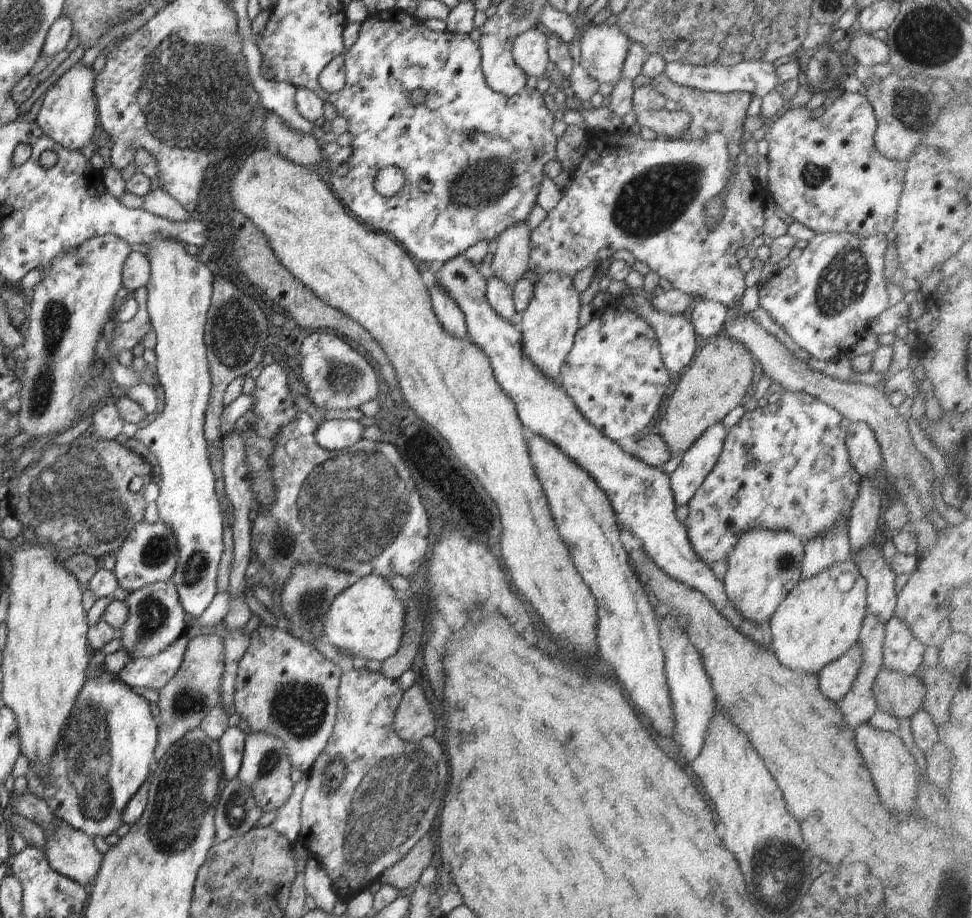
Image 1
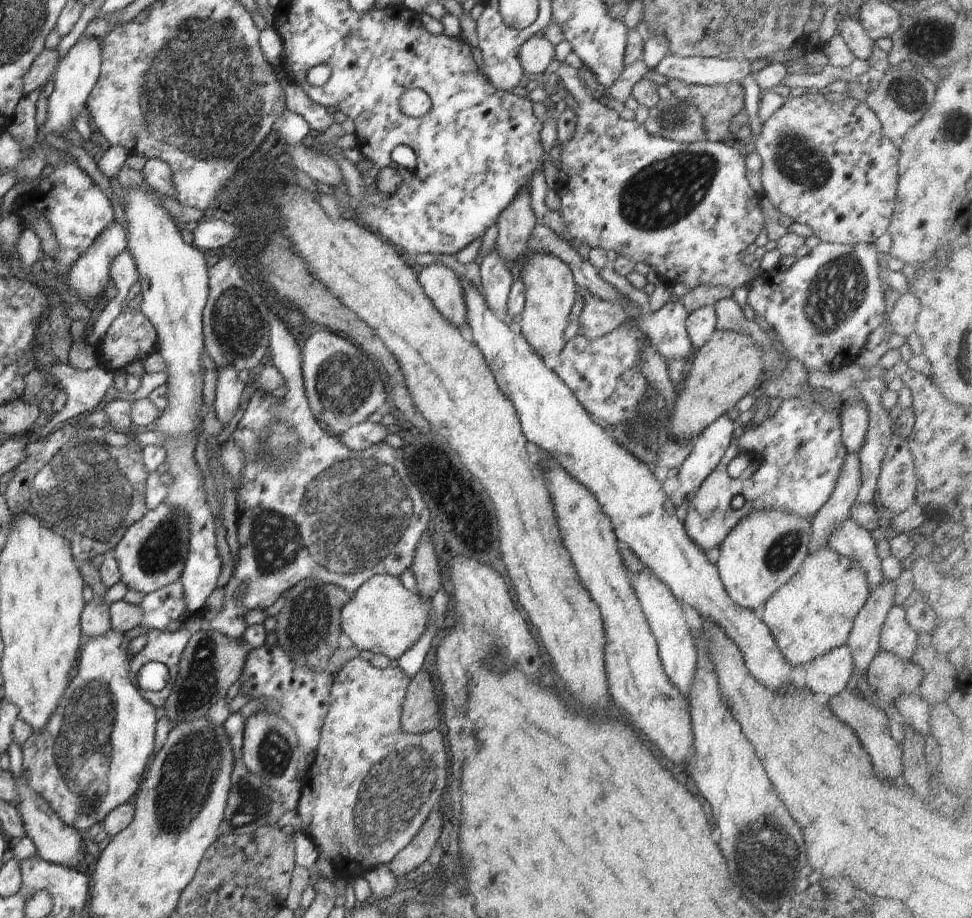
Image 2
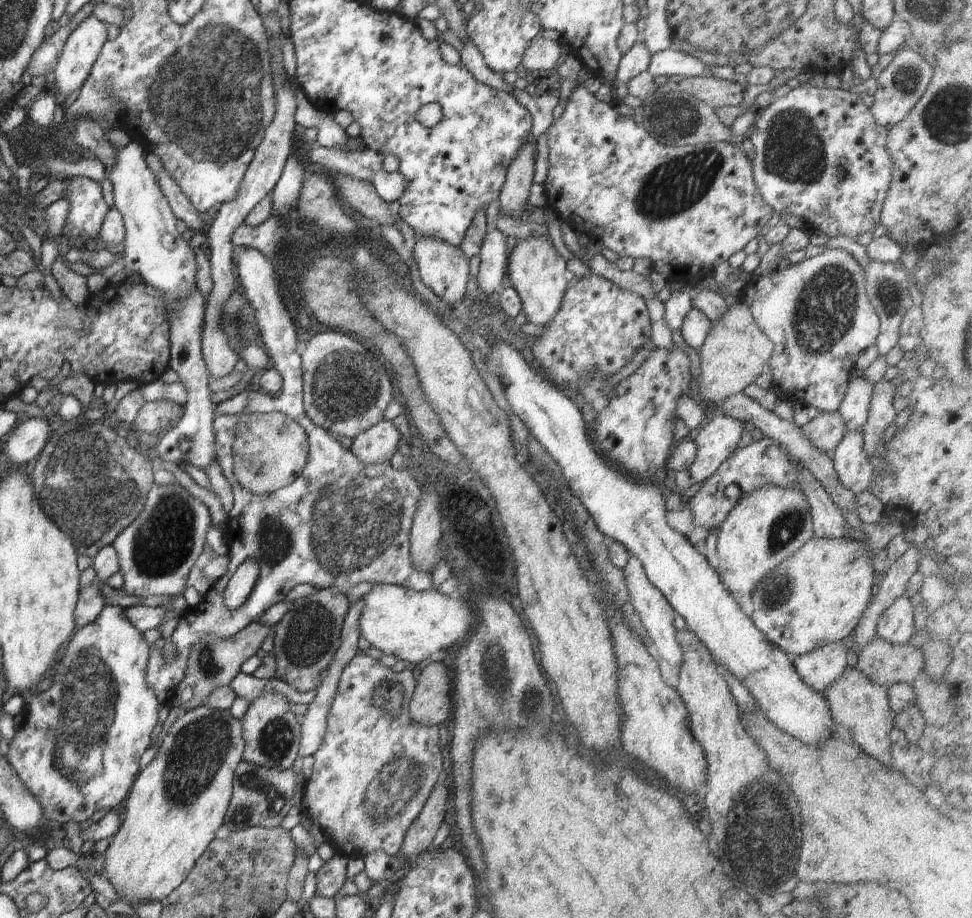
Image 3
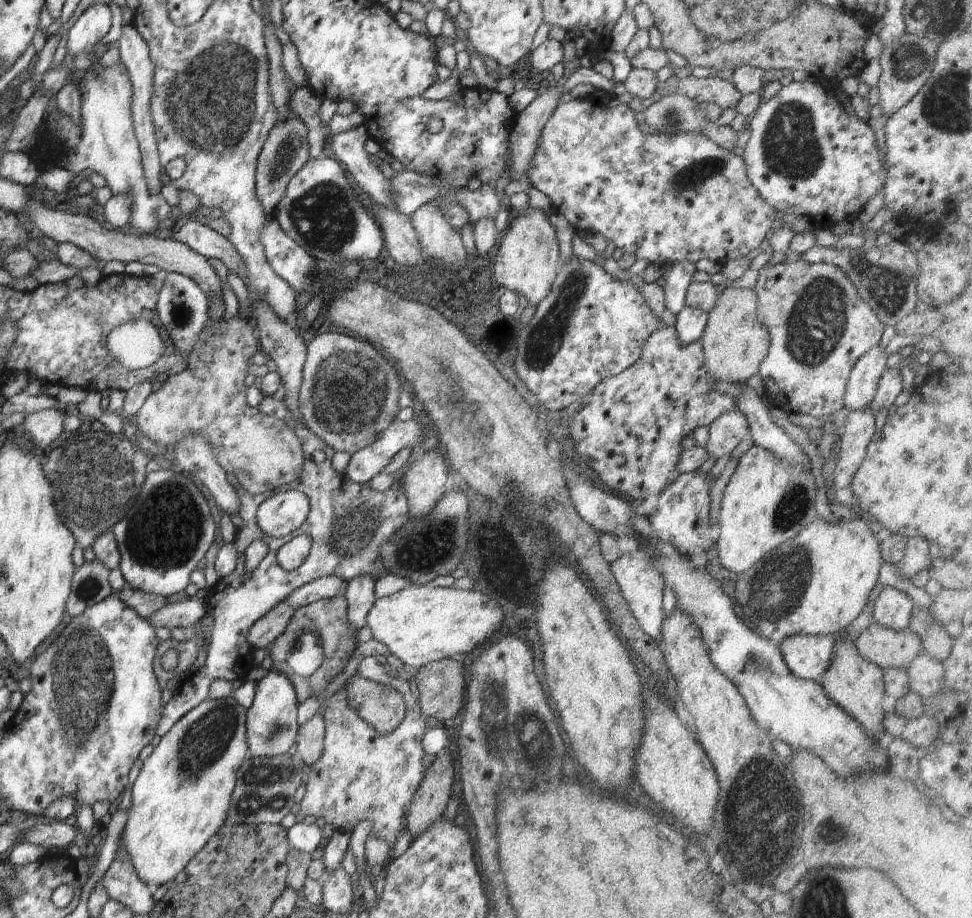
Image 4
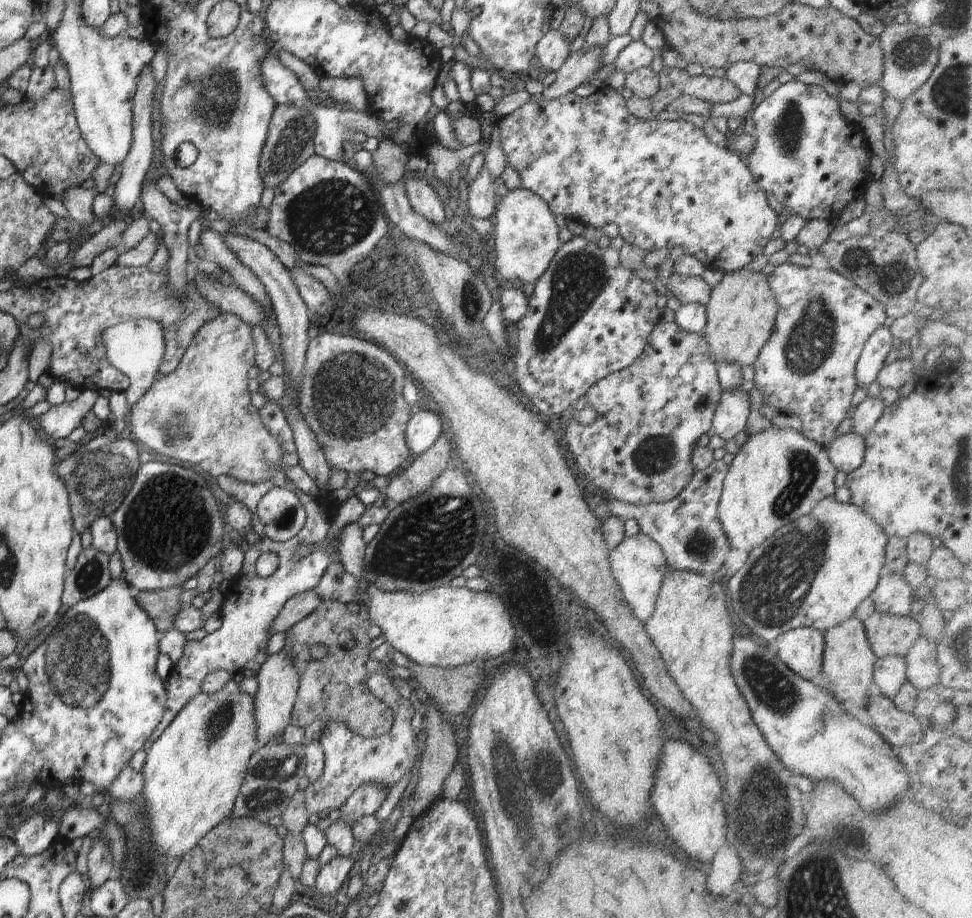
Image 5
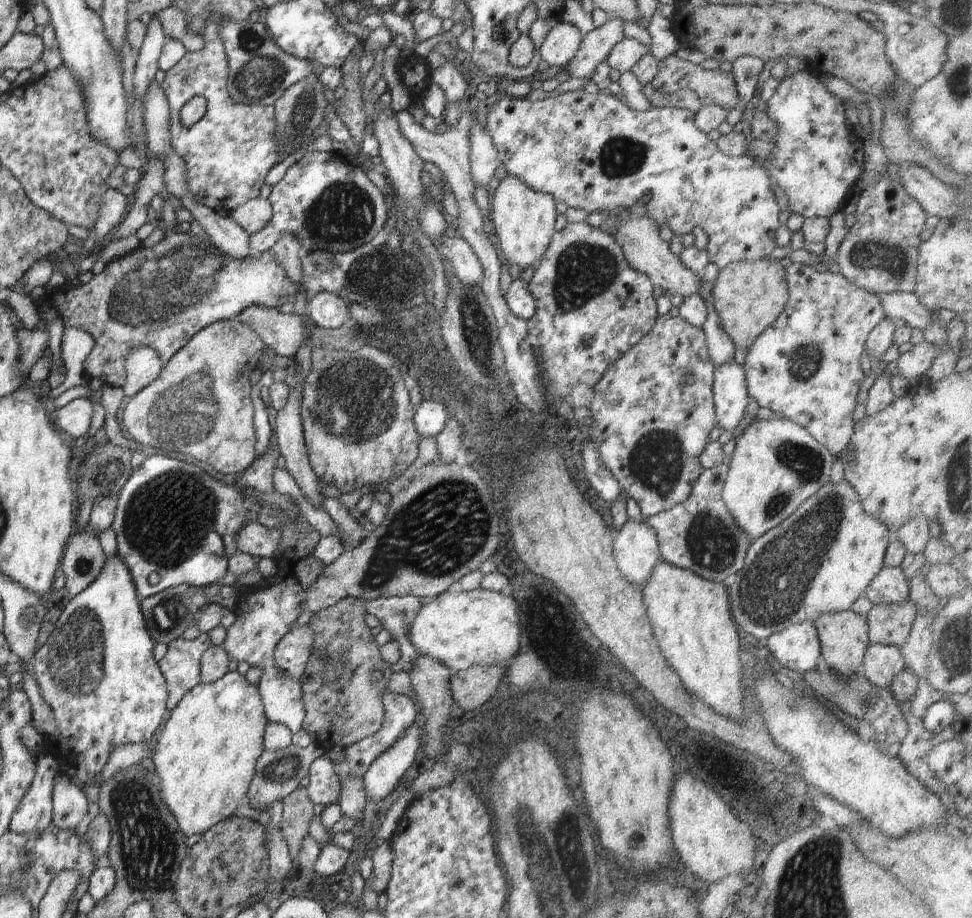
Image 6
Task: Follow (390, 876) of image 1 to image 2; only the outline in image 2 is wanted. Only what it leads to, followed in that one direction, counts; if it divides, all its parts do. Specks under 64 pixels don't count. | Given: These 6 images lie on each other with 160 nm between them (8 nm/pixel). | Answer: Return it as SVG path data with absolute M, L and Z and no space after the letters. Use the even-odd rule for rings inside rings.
M432 810L416 836L387 864L394 876L402 876L414 870L425 860L430 860L431 850L437 845L440 832L440 812Z

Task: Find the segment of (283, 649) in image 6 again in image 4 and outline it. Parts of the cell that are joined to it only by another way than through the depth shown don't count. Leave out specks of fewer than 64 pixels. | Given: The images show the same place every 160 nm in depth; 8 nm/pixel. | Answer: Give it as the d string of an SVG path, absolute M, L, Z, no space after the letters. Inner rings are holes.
M274 668L270 669L269 674L256 682L254 701L247 711L245 730L249 756L270 758L288 754L299 734L297 708L297 695L293 685L285 675Z

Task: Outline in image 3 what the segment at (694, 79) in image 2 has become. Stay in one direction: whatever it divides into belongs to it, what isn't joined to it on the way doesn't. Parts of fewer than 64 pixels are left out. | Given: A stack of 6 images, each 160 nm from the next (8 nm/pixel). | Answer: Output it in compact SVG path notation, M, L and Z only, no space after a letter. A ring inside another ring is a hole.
M674 48L664 49L651 55L648 72L653 77L657 76L684 76L708 77L712 76L707 64L701 60L680 52Z

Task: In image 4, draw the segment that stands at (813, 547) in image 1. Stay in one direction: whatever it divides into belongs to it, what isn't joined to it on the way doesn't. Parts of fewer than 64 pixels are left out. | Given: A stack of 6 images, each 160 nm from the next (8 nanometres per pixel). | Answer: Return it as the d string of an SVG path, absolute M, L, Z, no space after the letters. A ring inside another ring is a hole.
M864 407L850 411L844 420L840 432L840 458L833 475L833 486L836 491L850 486L853 474L864 460L868 443L874 434L874 419L871 410Z

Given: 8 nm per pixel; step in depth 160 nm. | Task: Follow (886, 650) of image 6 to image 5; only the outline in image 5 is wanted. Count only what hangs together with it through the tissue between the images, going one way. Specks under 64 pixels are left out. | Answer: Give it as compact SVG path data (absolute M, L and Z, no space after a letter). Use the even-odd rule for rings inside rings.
M886 656L876 660L874 683L890 701L893 701L904 682L907 682L906 670L906 662L900 656Z

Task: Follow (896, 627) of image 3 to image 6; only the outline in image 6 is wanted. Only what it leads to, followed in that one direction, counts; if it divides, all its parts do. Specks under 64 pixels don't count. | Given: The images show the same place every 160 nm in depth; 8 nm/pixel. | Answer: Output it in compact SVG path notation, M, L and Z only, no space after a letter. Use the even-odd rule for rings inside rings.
M882 567L868 583L864 596L874 605L904 602L909 598L909 579L900 567Z

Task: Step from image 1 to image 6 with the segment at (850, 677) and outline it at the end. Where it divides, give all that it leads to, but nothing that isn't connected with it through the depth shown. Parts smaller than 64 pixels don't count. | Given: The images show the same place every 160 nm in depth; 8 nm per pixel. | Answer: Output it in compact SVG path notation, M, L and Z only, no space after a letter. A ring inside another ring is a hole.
M808 621L793 624L780 632L771 634L766 639L766 646L773 654L774 660L778 660L782 666L793 670L796 676L816 669L818 658L820 658L822 652L816 627Z

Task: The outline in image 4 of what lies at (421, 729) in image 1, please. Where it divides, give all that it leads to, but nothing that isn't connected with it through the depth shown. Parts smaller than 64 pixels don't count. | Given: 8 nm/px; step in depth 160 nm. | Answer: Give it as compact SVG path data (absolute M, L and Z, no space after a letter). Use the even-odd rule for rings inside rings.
M457 658L432 662L423 667L422 672L415 681L415 691L418 695L419 706L424 718L435 718L443 723L454 718L464 705L465 692L463 665Z

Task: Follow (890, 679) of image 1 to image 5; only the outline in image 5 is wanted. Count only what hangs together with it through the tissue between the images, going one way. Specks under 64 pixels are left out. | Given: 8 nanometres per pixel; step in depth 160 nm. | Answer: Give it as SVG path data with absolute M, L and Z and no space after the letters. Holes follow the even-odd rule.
M873 613L863 622L866 640L877 658L900 656L903 659L921 635L921 628L909 616Z

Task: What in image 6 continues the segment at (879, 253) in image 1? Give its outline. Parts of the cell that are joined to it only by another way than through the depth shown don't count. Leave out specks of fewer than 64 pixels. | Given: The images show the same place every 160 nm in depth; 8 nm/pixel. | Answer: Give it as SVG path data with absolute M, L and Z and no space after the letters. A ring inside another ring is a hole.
M793 263L788 266L787 283L789 299L786 308L752 346L748 349L744 365L748 394L759 406L769 408L782 418L803 426L820 444L834 456L849 446L855 423L852 413L856 408L856 397L864 372L860 367L860 356L872 329L886 317L875 294L852 284L840 272L819 272L812 265Z

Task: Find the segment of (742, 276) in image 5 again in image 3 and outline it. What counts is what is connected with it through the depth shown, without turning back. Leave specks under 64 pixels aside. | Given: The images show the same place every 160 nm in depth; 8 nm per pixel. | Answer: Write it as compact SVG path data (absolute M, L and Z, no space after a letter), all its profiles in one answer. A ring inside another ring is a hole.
M740 296L738 303L729 305L724 316L711 323L711 329L699 348L701 362L700 381L695 384L694 396L707 406L716 404L729 396L742 393L744 388L752 384L768 367L773 351L773 342L756 326L750 307L742 302Z

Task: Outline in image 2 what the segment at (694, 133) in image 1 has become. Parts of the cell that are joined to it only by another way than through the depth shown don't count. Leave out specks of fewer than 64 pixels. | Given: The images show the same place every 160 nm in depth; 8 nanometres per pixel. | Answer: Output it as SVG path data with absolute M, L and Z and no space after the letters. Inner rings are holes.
M670 79L667 86L674 98L691 102L701 110L708 140L734 142L729 122L744 109L744 89L740 83L731 82L724 86L689 85Z

